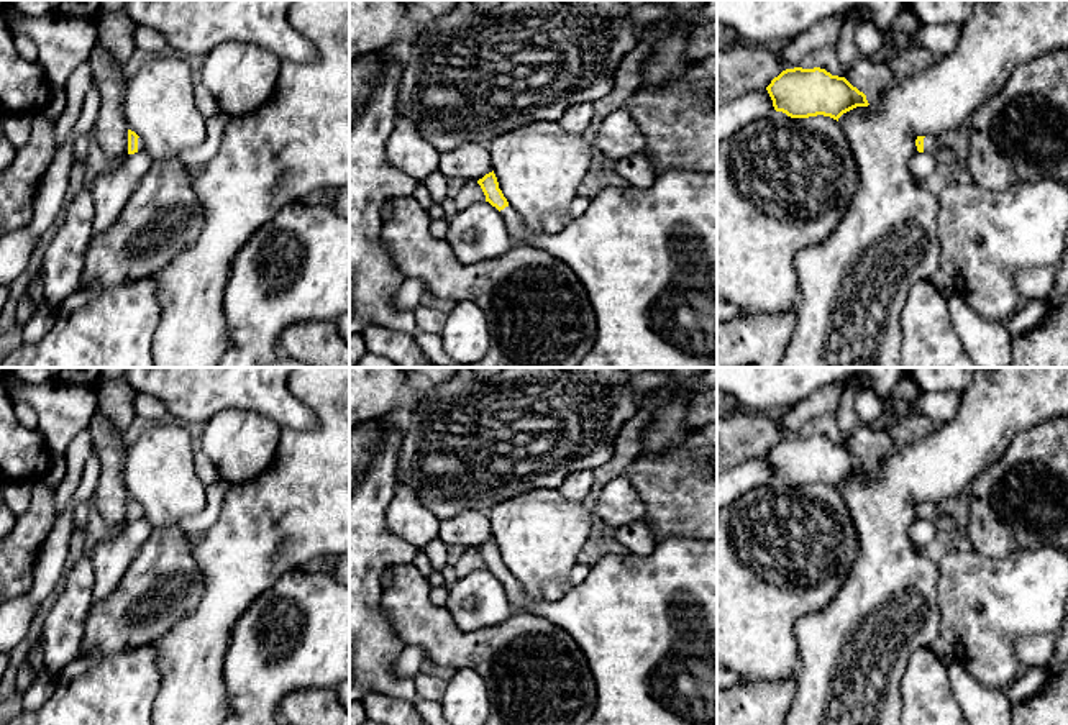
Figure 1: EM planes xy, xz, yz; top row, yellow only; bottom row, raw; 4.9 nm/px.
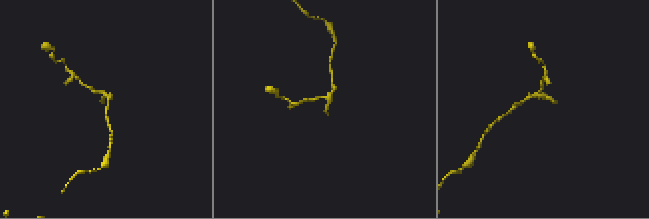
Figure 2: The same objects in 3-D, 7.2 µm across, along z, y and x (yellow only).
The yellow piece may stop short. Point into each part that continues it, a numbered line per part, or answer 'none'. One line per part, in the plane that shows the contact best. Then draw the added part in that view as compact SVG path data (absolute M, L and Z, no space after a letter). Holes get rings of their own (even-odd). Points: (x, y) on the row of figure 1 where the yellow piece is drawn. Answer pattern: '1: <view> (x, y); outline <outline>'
1: yz (931, 146); outline M925 136L924 138L924 153L933 154L938 161L947 159L948 157L948 151L945 148L942 148L935 138L932 136Z

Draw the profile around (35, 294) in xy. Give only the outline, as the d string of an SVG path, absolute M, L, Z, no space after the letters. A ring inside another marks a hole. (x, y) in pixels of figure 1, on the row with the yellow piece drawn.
M41 271L36 272L34 279L28 284L25 299L38 308L41 303L44 303L44 290L43 290L43 280L41 280Z

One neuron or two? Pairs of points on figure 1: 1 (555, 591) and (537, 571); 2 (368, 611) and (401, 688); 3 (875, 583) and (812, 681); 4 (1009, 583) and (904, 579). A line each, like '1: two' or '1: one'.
1: two
2: one
3: one
4: two

